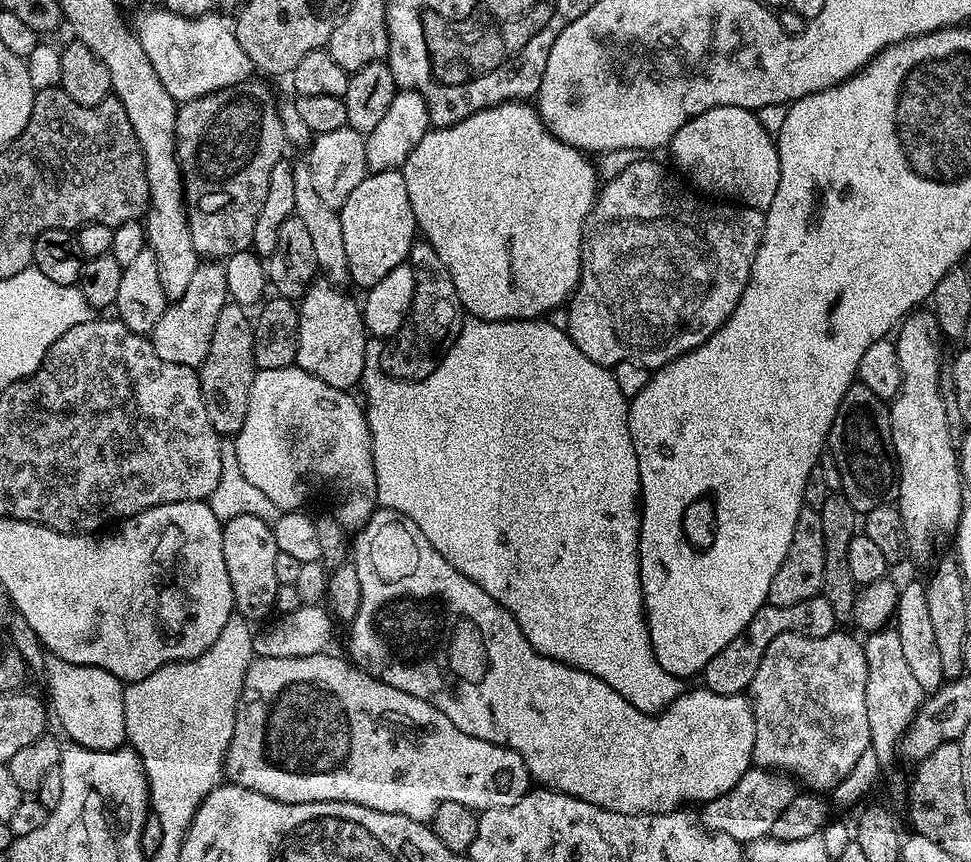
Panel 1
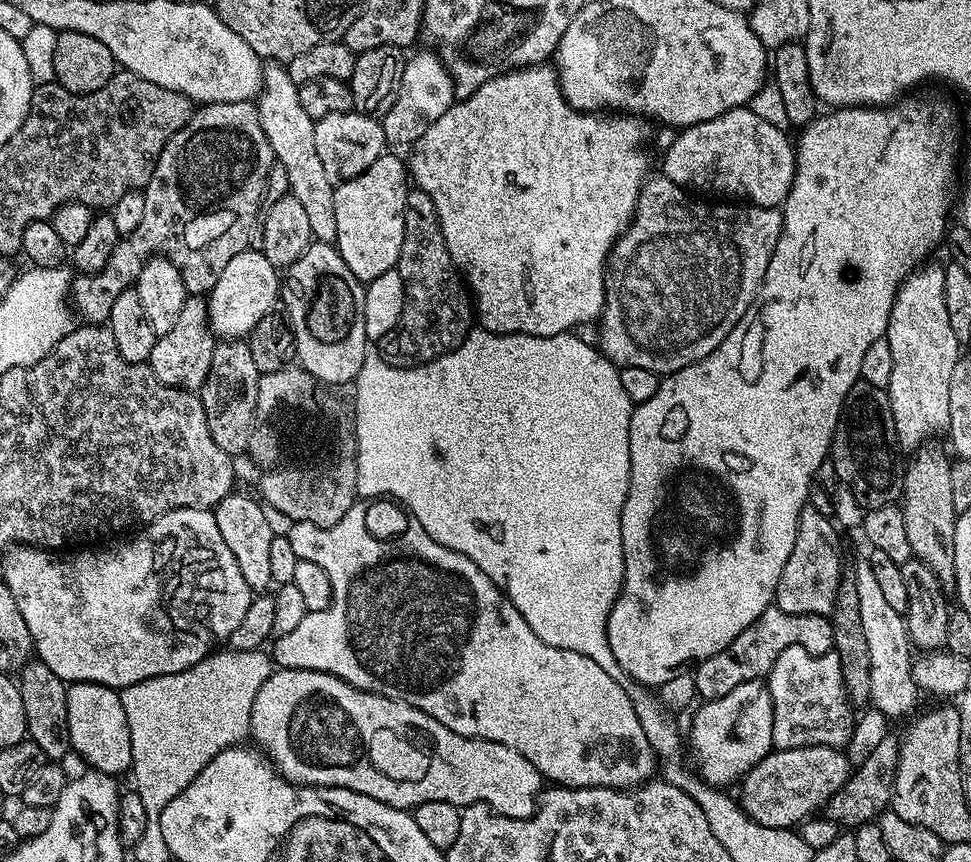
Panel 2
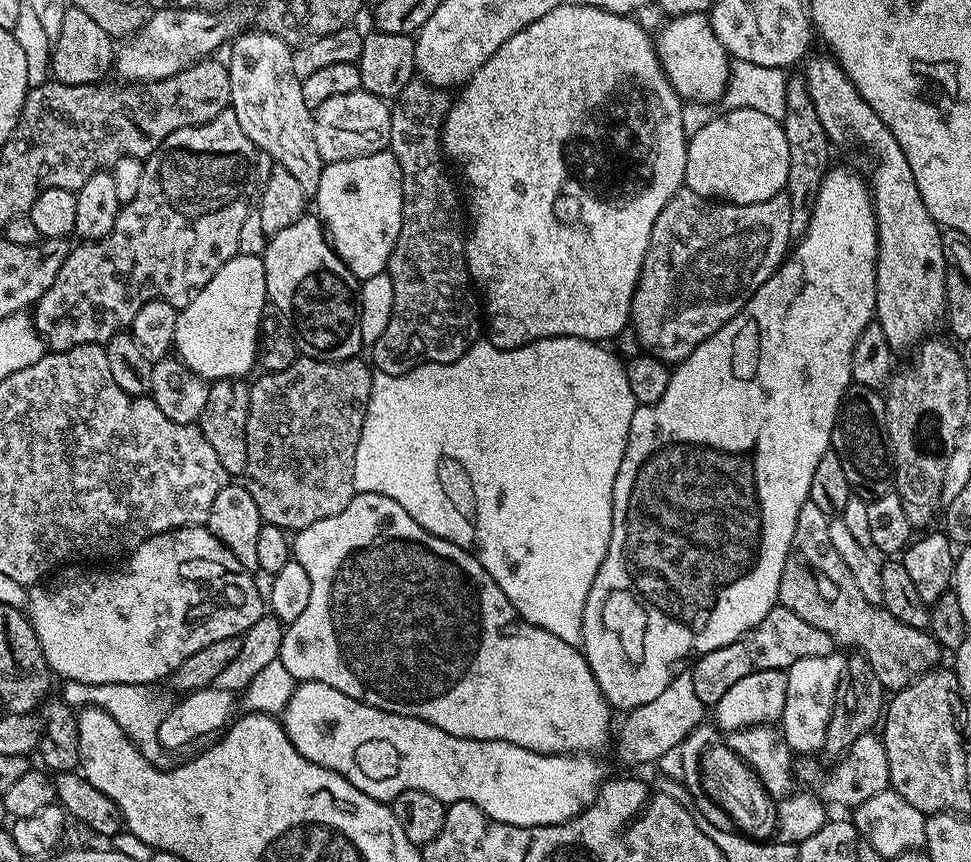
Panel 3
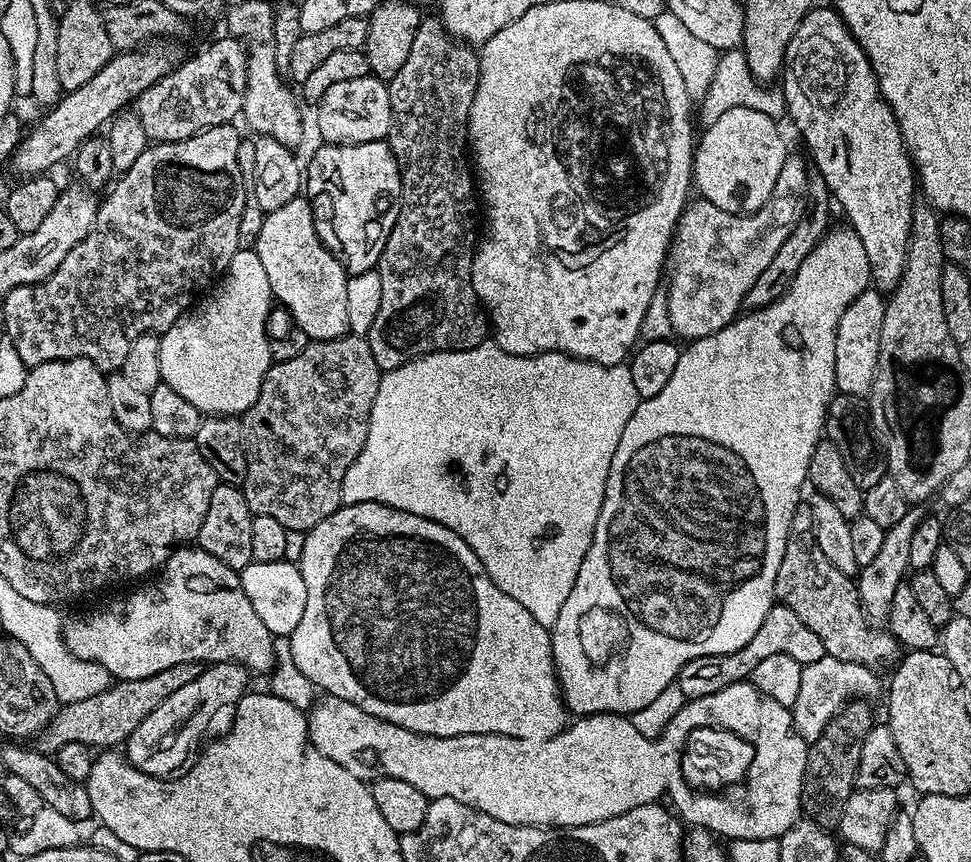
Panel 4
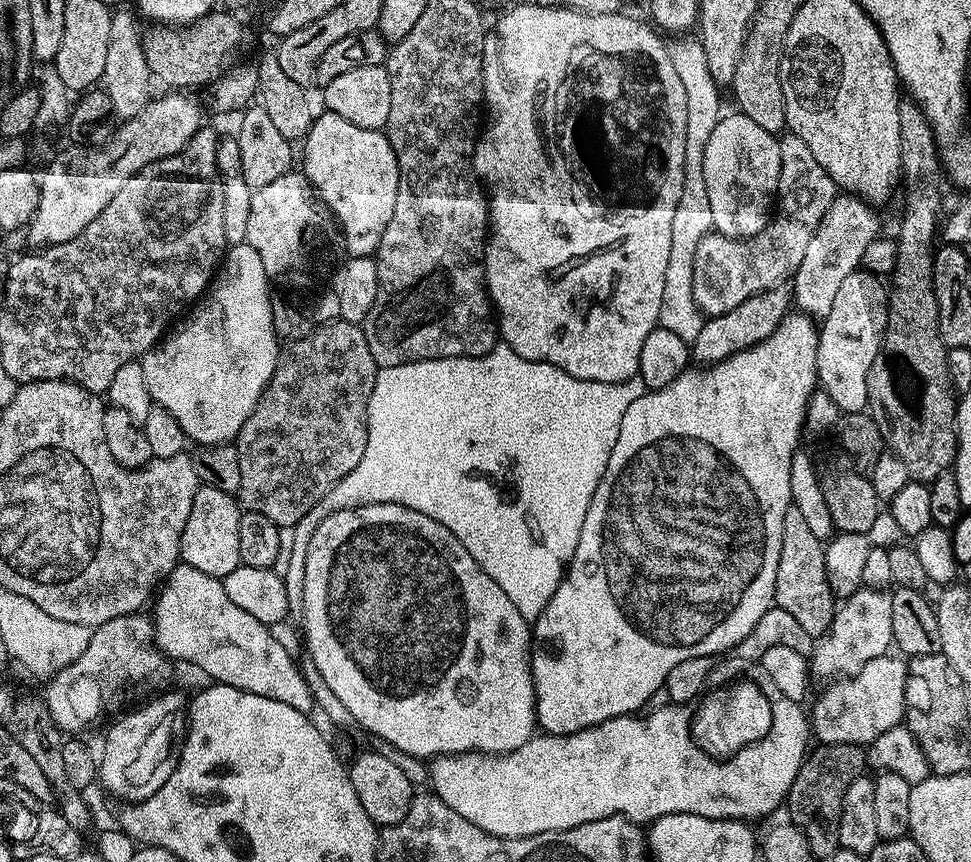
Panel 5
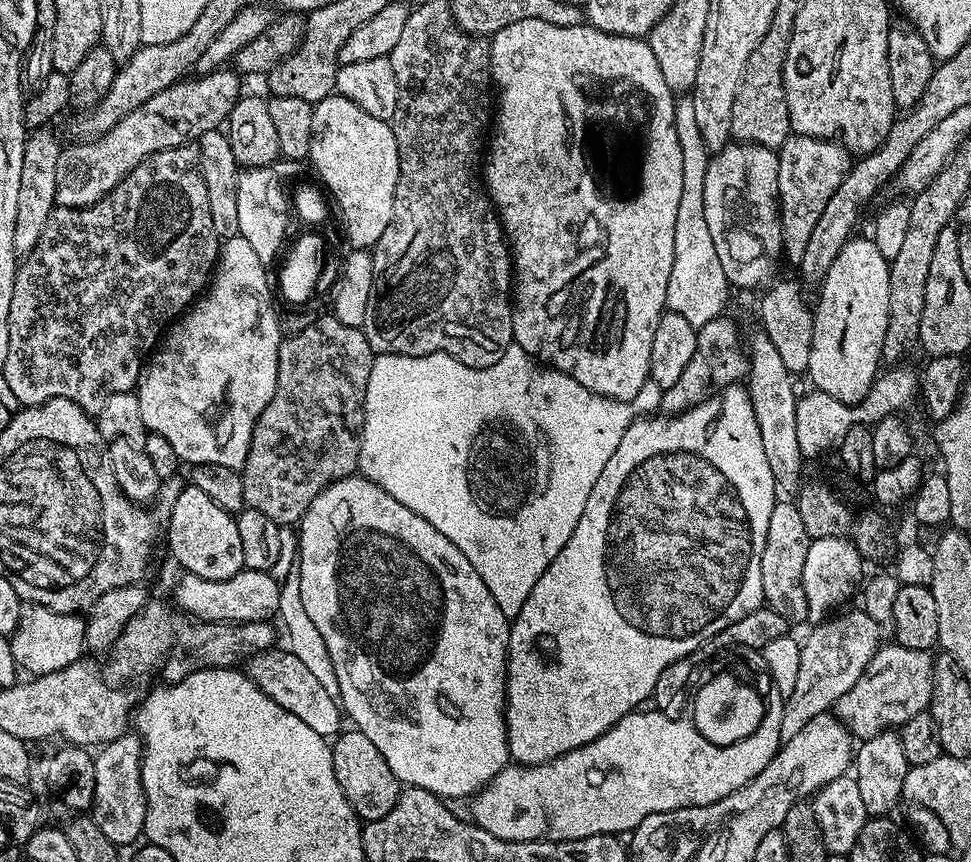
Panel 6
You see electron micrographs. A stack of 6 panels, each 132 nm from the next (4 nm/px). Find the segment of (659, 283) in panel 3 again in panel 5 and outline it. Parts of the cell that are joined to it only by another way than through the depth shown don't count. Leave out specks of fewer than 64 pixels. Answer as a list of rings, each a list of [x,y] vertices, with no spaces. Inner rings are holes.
[[[784,134],[779,142],[782,170],[776,187],[774,215],[767,226],[749,240],[729,240],[713,230],[698,242],[698,254],[694,254],[694,302],[705,317],[726,314],[746,302],[746,298],[791,281],[822,216],[838,195],[830,174],[818,166],[814,154],[810,154],[810,146],[802,138]]]

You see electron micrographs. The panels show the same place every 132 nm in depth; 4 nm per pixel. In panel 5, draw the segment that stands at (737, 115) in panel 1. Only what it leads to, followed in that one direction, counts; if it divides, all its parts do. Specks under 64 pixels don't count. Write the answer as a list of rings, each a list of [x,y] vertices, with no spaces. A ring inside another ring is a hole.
[[[738,110],[733,111],[733,116],[721,115],[718,126],[714,126],[710,139],[706,141],[706,154],[702,158],[702,174],[706,177],[706,191],[710,197],[713,229],[729,240],[749,240],[751,236],[757,236],[773,215],[781,170],[782,150],[777,133],[762,130],[762,126],[757,126]]]

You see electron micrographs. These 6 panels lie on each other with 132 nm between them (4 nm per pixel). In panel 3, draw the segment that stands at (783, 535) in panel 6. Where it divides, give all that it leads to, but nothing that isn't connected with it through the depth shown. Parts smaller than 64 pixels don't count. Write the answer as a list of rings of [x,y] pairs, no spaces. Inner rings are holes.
[[[810,499],[802,506],[802,510],[798,510],[798,522],[794,522],[792,549],[788,551],[786,566],[782,570],[779,607],[794,610],[794,614],[798,614],[798,618],[804,619],[805,622],[810,622],[810,626],[826,630],[826,634],[830,634],[830,638],[834,638],[834,642],[841,649],[850,648],[849,650],[863,653],[874,668],[874,673],[881,679],[884,689],[895,694],[910,682],[914,682],[923,672],[930,672],[941,663],[941,646],[932,637],[931,632],[898,622],[894,614],[887,612],[883,606],[871,604],[866,594],[858,590],[854,574],[846,570],[846,562],[842,562],[838,550],[834,550],[834,545],[830,542],[829,519],[830,517],[818,510],[818,506],[814,506]]]

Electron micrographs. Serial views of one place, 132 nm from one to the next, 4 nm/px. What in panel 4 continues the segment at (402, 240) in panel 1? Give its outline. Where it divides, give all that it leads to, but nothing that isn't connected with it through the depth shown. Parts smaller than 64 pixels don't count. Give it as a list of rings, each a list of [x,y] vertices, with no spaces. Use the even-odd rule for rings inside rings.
[[[384,140],[361,144],[321,143],[319,147],[312,161],[306,164],[306,192],[309,197],[325,196],[328,199],[332,207],[333,240],[330,240],[330,244],[335,249],[336,259],[349,277],[360,275],[379,265],[382,250],[390,238],[390,230],[394,230],[394,222],[400,213],[400,167],[392,147]]]

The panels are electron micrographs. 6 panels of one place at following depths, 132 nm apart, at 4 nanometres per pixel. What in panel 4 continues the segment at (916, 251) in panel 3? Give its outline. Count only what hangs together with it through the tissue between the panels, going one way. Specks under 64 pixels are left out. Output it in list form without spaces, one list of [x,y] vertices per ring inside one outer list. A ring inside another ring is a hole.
[[[817,6],[808,11],[806,18],[802,18],[798,30],[794,30],[794,38],[790,38],[788,49],[784,55],[784,67],[782,69],[782,81],[783,80],[784,84],[782,84],[782,91],[787,108],[787,119],[792,119],[793,126],[800,131],[801,138],[808,143],[808,148],[812,151],[812,158],[816,162],[817,168],[815,169],[826,182],[831,199],[835,201],[835,203],[837,200],[837,202],[844,207],[844,216],[848,219],[845,221],[856,231],[858,238],[862,238],[862,246],[866,250],[866,262],[868,263],[871,283],[880,290],[885,290],[884,288],[886,288],[886,290],[896,289],[904,273],[908,243],[912,237],[910,234],[910,226],[912,225],[912,205],[918,196],[918,177],[912,167],[912,157],[909,156],[908,148],[904,145],[904,139],[900,133],[900,127],[896,121],[896,116],[892,112],[892,107],[880,96],[880,87],[876,81],[874,70],[870,66],[870,62],[866,58],[862,46],[858,46],[858,42],[850,34],[846,22],[842,22],[842,18],[836,13],[835,8],[831,6],[825,6],[825,8],[823,8],[823,6]]]

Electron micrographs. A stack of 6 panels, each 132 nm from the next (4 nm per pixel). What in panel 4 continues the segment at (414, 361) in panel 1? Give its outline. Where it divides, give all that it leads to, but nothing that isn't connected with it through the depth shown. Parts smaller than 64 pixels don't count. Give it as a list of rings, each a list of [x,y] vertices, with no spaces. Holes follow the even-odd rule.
[[[424,18],[421,19],[418,26],[418,34],[414,34],[414,43],[410,46],[410,58],[406,58],[402,70],[398,70],[398,74],[394,74],[394,78],[387,81],[390,106],[392,107],[392,129],[388,131],[386,142],[392,147],[392,153],[396,155],[396,161],[400,167],[400,213],[394,222],[394,230],[390,230],[390,238],[380,255],[378,271],[382,280],[382,302],[379,303],[378,314],[366,337],[370,346],[370,354],[374,354],[374,362],[378,362],[381,373],[394,370],[420,356],[428,356],[431,352],[470,350],[474,346],[485,343],[490,332],[489,317],[476,297],[476,291],[472,285],[472,253],[478,244],[478,235],[476,236],[475,232],[478,188],[474,183],[473,169],[470,167],[468,119],[470,118],[470,106],[474,102],[474,94],[478,90],[479,77],[480,58],[477,49],[456,39],[455,36],[451,36],[444,28],[443,20]]]

